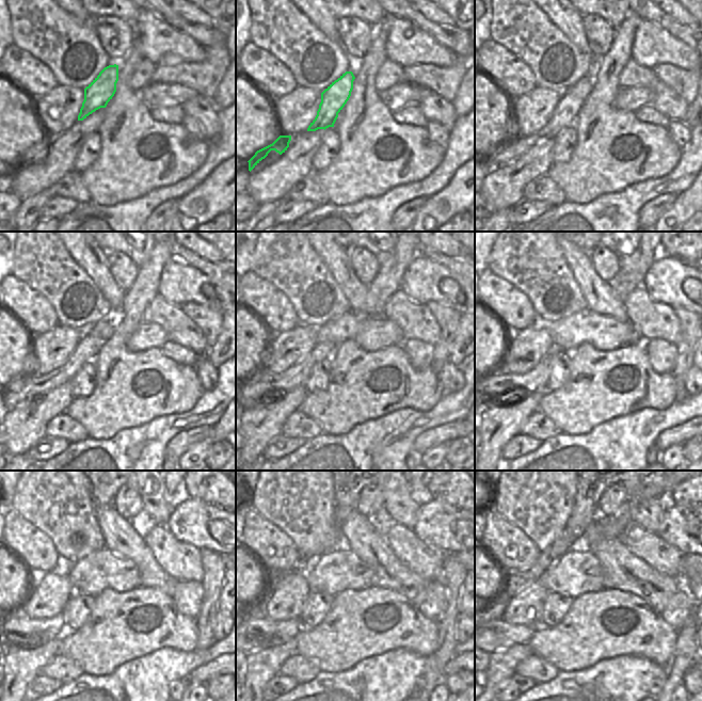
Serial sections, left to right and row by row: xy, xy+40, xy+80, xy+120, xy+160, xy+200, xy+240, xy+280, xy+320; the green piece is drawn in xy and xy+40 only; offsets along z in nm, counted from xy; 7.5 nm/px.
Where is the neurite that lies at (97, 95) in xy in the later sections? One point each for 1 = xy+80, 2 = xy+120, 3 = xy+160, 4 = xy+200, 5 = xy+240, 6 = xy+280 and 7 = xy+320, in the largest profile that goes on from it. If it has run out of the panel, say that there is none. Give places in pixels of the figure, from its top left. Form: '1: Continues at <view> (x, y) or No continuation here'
1: Continues at xy+80 (571, 100)
2: Continues at xy+120 (28, 384)
3: Continues at xy+160 (260, 385)
4: Continues at xy+200 (496, 386)
5: Continues at xy+240 (20, 631)
6: Continues at xy+280 (259, 632)
7: Continues at xy+320 (496, 635)

